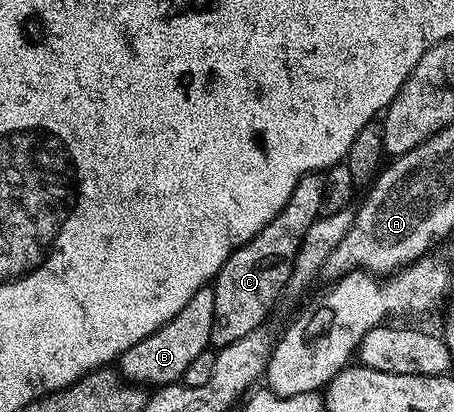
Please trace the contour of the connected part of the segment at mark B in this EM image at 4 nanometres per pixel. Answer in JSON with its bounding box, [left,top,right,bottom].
[116,289,215,388]

